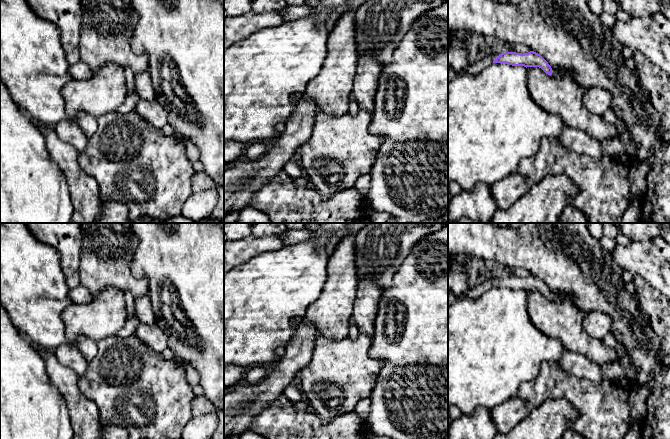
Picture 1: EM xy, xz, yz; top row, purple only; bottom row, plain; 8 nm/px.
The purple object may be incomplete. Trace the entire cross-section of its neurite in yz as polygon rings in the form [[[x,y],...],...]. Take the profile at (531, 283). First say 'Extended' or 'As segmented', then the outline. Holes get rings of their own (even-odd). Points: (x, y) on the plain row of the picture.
Extended. [[[530,275],[524,278],[516,276],[491,278],[475,288],[468,289],[465,297],[478,298],[492,287],[505,287],[512,290],[524,290],[526,292],[539,291],[546,298],[557,303],[569,302],[572,300],[571,297],[564,293],[552,293],[548,286],[540,278],[534,275]]]

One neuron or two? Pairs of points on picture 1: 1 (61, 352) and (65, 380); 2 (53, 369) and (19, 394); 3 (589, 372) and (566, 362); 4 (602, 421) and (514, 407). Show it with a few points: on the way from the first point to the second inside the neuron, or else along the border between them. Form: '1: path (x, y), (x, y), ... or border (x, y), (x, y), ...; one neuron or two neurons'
1: border (53, 350), (56, 358), (62, 364), (79, 375); two neurons
2: border (38, 351), (44, 361), (49, 381), (60, 393); two neurons
3: path (583, 367), (572, 363); one neuron
4: border (516, 395), (531, 407); two neurons

